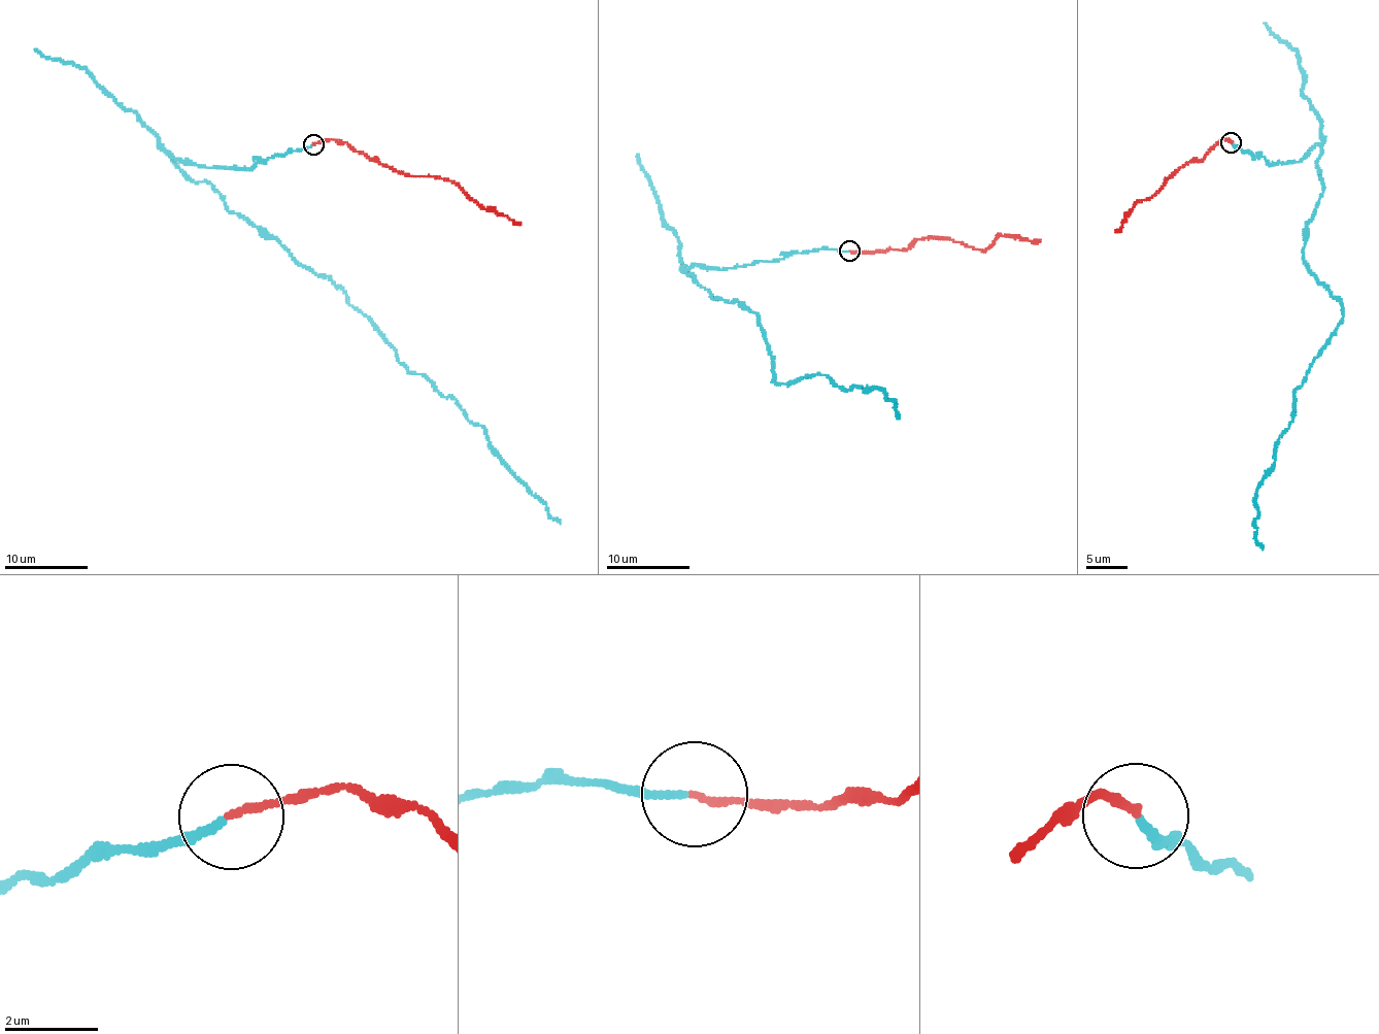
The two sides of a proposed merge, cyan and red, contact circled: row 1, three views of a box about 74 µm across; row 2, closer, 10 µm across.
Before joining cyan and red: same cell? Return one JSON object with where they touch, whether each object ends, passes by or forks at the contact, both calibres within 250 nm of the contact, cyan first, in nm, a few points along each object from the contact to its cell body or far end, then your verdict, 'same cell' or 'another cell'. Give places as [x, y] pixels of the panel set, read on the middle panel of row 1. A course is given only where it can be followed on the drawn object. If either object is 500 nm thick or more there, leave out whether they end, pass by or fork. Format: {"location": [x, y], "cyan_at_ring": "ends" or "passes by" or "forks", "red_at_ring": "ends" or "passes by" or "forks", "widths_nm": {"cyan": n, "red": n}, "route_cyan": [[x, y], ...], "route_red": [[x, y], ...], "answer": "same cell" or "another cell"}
{"location": [849, 251], "cyan_at_ring": "ends", "red_at_ring": "ends", "widths_nm": {"cyan": 150, "red": 140}, "route_cyan": [[848, 252], [686, 271], [713, 299], [758, 315], [773, 381], [814, 374], [845, 391], [881, 388], [898, 419]], "route_red": [[848, 252], [905, 251], [923, 237], [982, 249], [989, 248], [999, 235], [1039, 240]], "answer": "another cell"}

